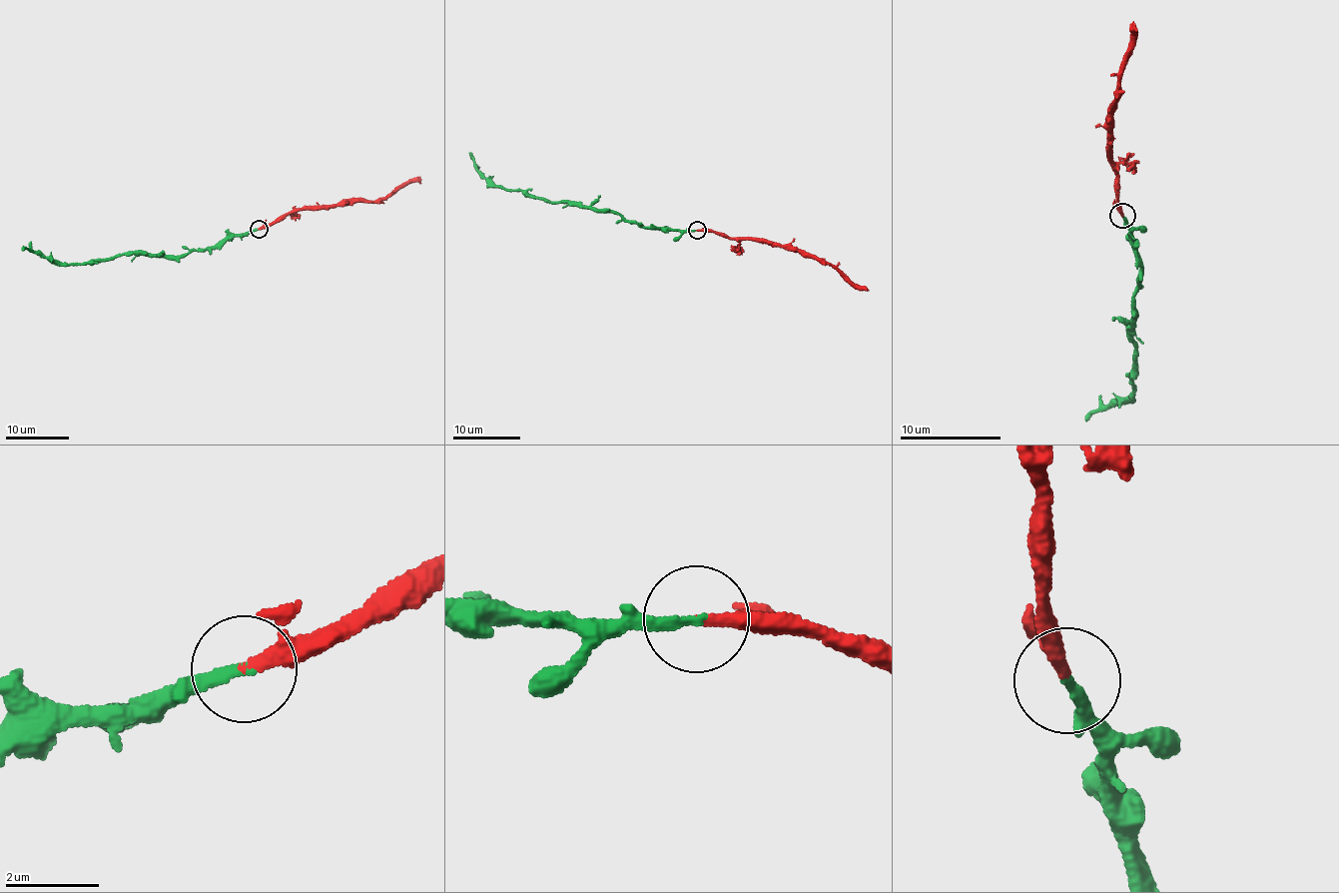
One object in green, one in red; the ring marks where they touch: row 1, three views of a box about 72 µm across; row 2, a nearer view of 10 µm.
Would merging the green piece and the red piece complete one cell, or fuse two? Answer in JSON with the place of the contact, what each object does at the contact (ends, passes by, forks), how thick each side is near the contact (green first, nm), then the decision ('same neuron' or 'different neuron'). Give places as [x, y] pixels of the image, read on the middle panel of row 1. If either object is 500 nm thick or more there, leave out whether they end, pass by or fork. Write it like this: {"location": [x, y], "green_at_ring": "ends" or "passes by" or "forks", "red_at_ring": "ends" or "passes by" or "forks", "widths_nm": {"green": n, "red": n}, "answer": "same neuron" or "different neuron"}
{"location": [697, 230], "green_at_ring": "ends", "red_at_ring": "passes by", "widths_nm": {"green": 240, "red": 200}, "answer": "same neuron"}

